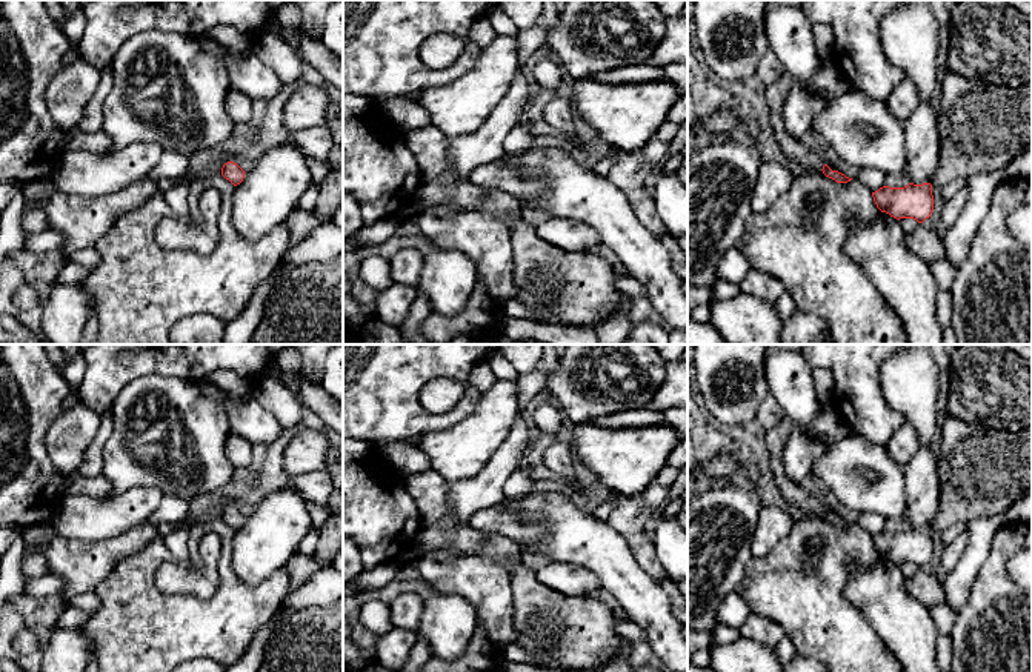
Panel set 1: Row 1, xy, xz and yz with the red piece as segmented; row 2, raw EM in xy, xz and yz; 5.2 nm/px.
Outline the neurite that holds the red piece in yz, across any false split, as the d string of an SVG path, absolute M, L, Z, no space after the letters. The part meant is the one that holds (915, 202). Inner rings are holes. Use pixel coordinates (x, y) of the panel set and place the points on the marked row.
M909 183L904 188L883 186L872 192L874 201L881 212L891 217L914 218L923 223L934 211L932 185Z

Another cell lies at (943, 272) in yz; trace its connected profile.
M946 260L929 264L938 289L950 291L955 280L955 268Z

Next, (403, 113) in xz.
M408 97L388 100L380 108L391 123L403 132L431 125L428 112Z

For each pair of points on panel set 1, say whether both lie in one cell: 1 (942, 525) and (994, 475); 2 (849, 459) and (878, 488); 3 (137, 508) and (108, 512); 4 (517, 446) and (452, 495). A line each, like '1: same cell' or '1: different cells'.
1: same cell
2: same cell
3: same cell
4: same cell

